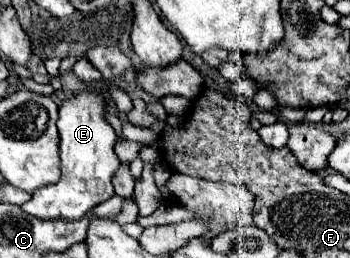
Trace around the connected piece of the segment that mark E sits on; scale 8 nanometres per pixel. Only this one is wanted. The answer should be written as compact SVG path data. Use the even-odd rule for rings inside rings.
M84 91L64 101L56 125L60 133L62 179L32 193L32 199L24 203L22 209L38 219L82 219L88 209L114 195L112 177L120 167L120 159L114 153L118 137L110 123L104 119L102 95L92 91Z

